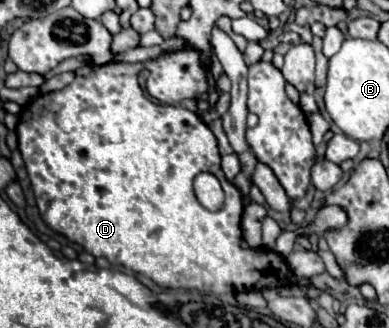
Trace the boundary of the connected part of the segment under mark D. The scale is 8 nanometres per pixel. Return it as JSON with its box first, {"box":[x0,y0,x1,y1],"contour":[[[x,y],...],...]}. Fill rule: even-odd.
{"box":[16,50,307,296],"contour":[[[183,50],[179,54],[165,54],[144,63],[111,62],[97,66],[87,76],[75,76],[75,80],[63,90],[41,94],[23,106],[16,127],[18,150],[23,156],[30,184],[33,184],[43,222],[57,234],[83,246],[95,258],[103,256],[111,264],[149,276],[161,288],[199,290],[219,296],[293,282],[307,284],[307,278],[297,278],[279,254],[265,248],[251,250],[245,244],[239,228],[243,202],[239,198],[239,190],[235,190],[221,172],[221,154],[209,126],[185,108],[157,104],[143,94],[137,74],[147,70],[153,62],[175,64],[175,58],[187,64],[187,72],[201,74],[201,80],[207,80],[207,70],[200,65],[199,52]],[[199,172],[209,172],[221,180],[225,192],[223,210],[209,212],[195,198],[193,178]],[[263,272],[267,272],[273,282],[259,282]]]}

